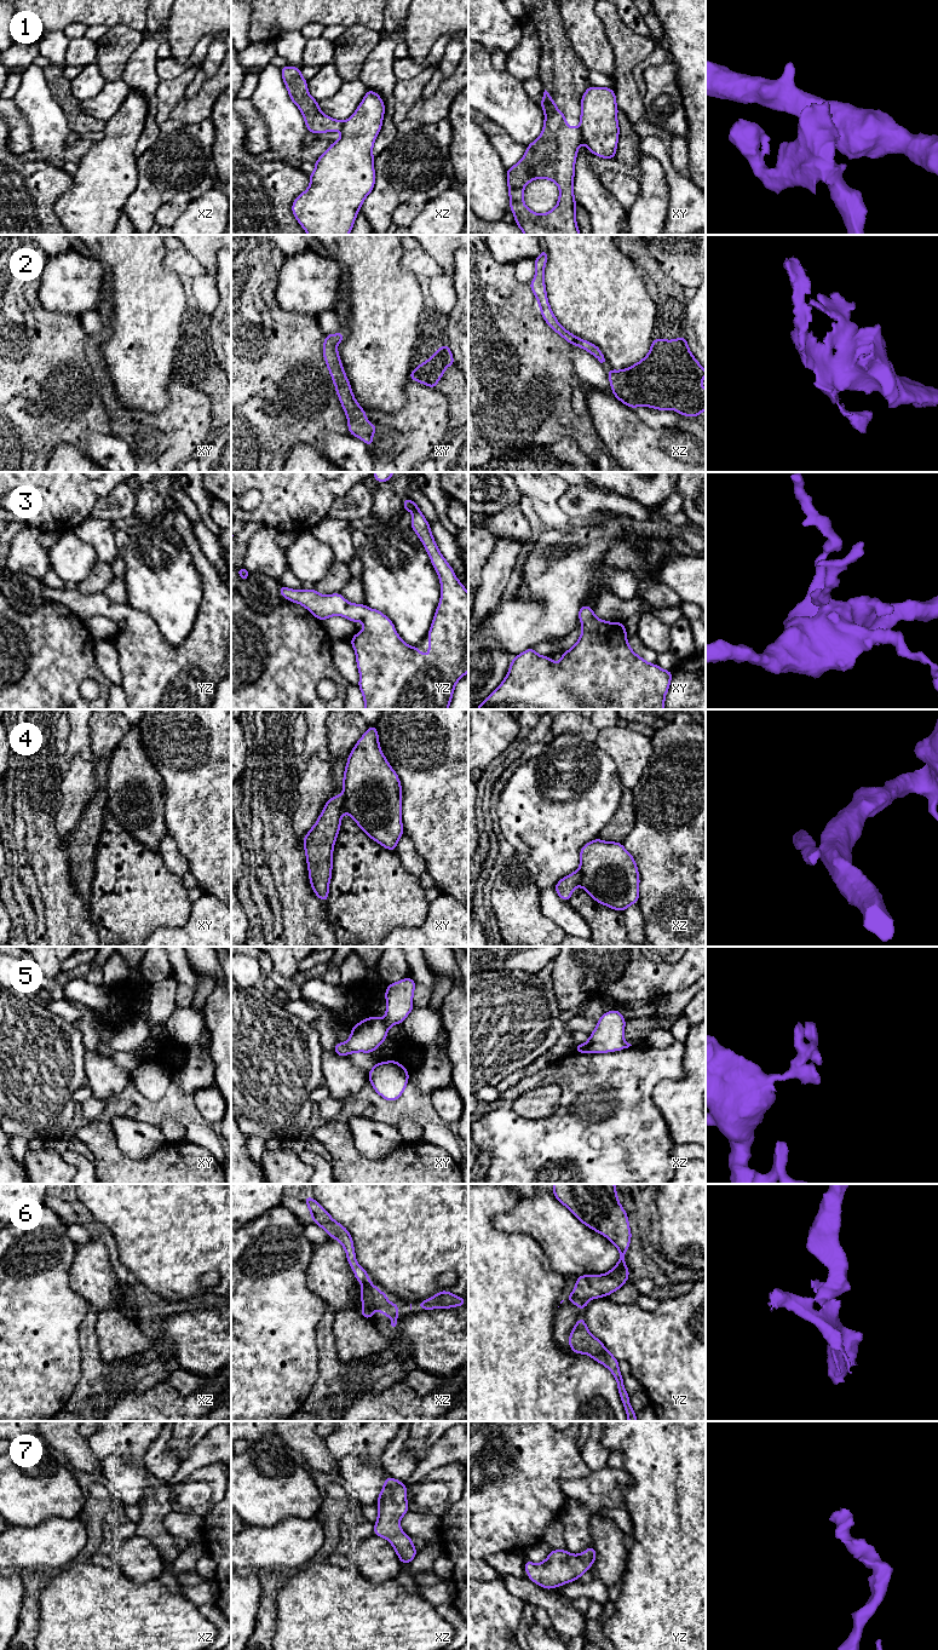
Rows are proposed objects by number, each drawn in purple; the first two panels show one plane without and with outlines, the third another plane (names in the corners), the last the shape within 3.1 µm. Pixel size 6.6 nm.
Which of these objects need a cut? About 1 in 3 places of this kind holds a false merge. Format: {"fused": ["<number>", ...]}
{"fused": ["1", "4"]}

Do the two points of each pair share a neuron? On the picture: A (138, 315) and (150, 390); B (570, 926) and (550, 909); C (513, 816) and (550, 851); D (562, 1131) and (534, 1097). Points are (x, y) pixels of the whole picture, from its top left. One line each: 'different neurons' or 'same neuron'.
A: same neuron
B: same neuron
C: same neuron
D: different neurons

